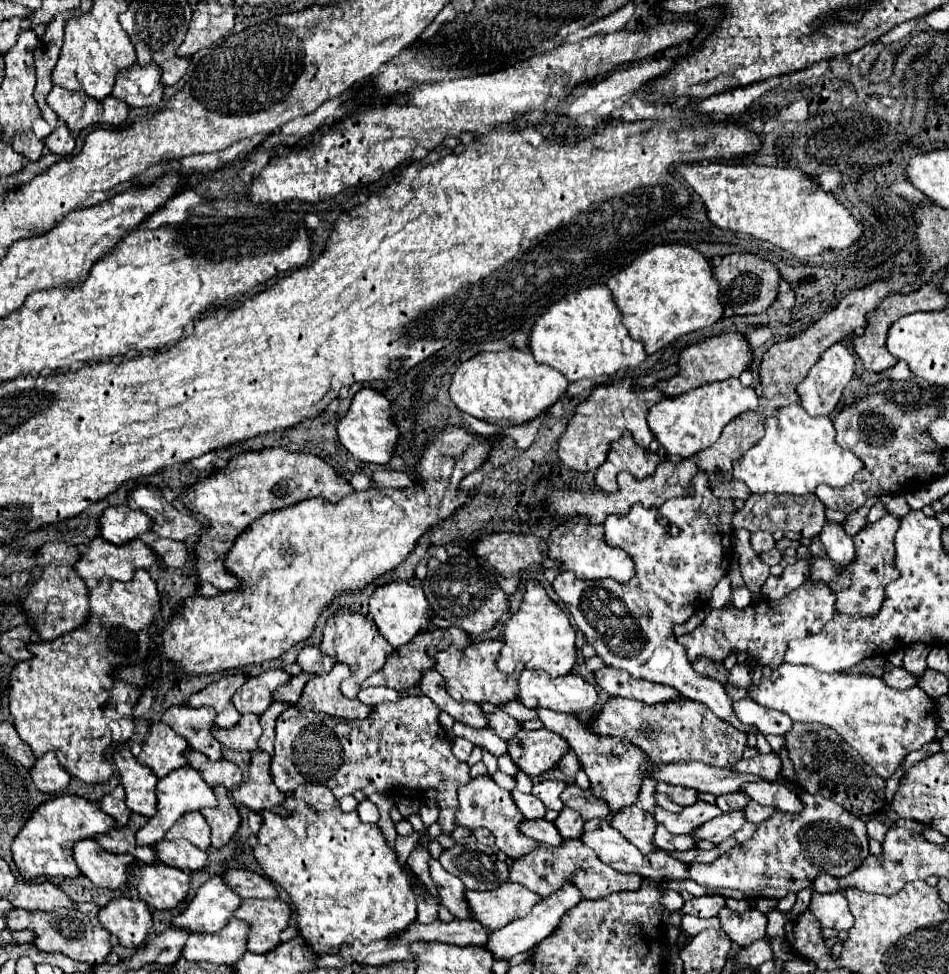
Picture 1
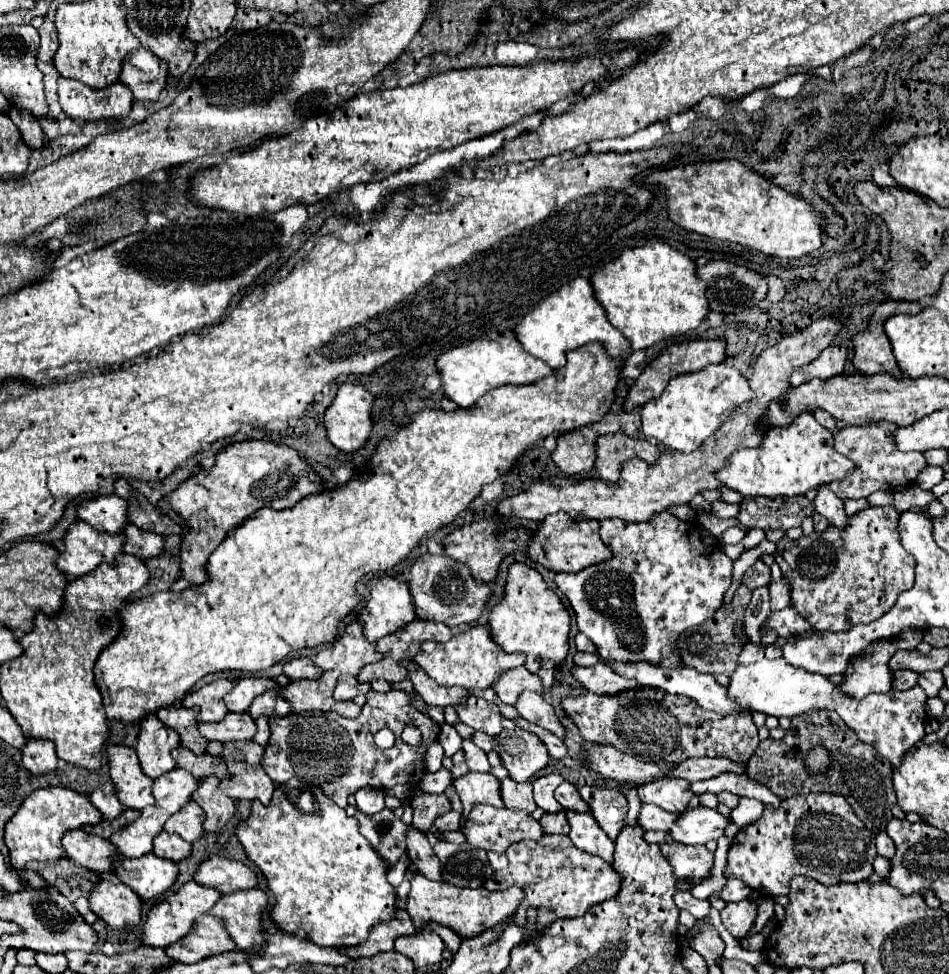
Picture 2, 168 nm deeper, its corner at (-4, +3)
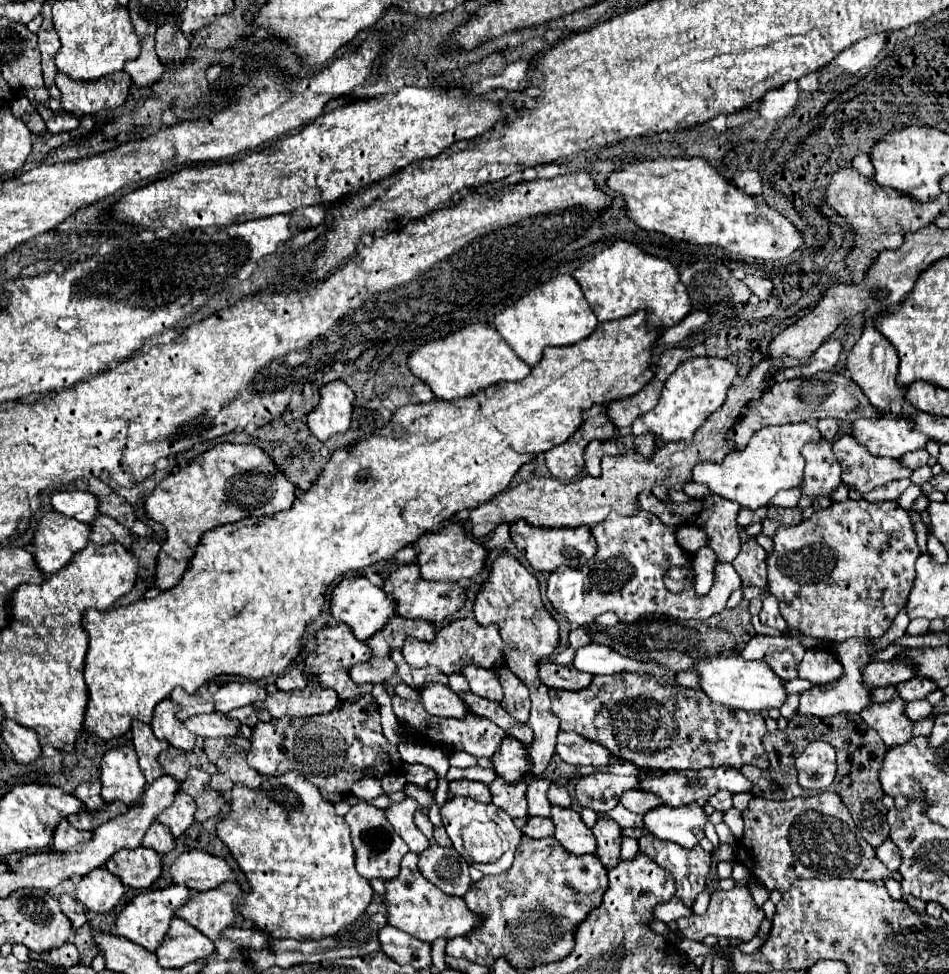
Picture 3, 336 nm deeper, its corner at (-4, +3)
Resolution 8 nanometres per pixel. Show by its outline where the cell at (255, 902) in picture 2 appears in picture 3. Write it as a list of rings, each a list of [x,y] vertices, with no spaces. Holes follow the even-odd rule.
[[[224,882],[214,890],[192,894],[174,914],[198,928],[210,940],[218,940],[218,934],[232,926],[236,902],[242,898],[242,890],[234,882]]]

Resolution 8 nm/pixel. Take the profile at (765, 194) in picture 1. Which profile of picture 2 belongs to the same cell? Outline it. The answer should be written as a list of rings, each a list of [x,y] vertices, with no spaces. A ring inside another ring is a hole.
[[[718,160],[718,162],[694,162],[694,164],[686,164],[686,166],[672,166],[672,168],[652,172],[646,180],[654,182],[654,184],[664,184],[668,190],[666,194],[668,194],[670,218],[678,226],[698,232],[702,236],[738,242],[752,250],[764,252],[768,256],[780,256],[780,258],[800,258],[822,246],[822,236],[826,234],[824,230],[828,224],[826,214],[816,210],[802,196],[792,194],[792,192],[768,182],[766,176],[744,166],[742,162]]]

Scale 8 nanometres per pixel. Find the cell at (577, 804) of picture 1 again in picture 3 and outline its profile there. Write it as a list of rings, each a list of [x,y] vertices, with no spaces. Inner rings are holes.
[[[552,784],[548,788],[548,800],[550,800],[550,804],[558,804],[562,808],[568,808],[572,804],[572,798],[570,798],[568,790],[564,786],[560,786],[560,784]]]

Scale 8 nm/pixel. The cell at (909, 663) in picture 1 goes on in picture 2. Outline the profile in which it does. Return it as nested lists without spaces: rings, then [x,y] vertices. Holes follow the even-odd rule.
[[[896,670],[894,672],[894,688],[896,690],[908,690],[916,686],[918,682],[918,672],[914,670]]]

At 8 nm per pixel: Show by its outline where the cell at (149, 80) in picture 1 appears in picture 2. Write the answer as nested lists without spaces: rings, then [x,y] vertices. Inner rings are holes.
[[[138,48],[122,62],[120,82],[128,86],[136,100],[158,100],[168,80],[168,66],[150,50]]]

